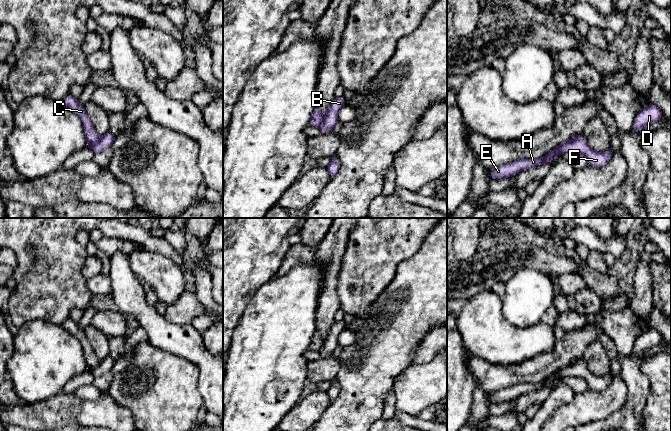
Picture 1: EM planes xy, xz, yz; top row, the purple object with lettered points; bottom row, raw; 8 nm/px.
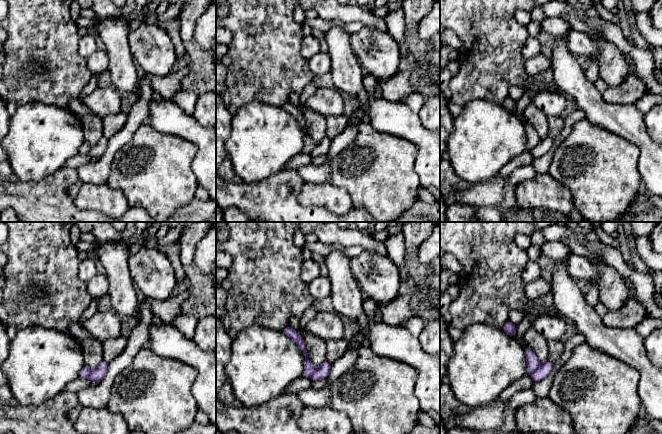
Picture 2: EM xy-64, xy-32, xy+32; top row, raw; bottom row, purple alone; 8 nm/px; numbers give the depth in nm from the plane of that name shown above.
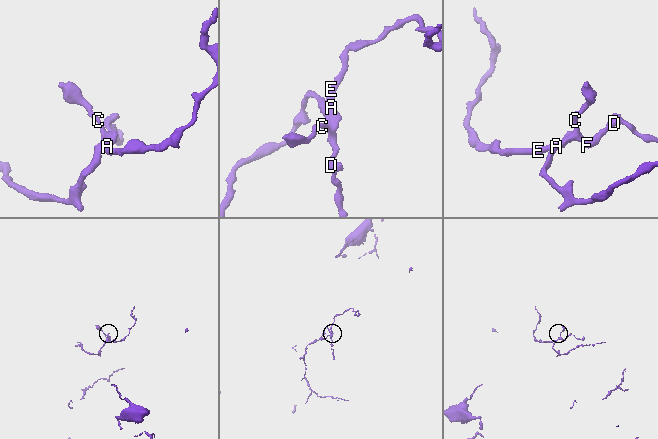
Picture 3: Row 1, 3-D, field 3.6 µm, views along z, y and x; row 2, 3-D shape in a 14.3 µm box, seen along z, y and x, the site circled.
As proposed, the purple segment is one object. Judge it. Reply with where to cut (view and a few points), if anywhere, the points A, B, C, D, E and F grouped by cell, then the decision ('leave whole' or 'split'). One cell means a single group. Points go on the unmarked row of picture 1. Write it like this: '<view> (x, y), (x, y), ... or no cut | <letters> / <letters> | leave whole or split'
xy (100, 361), (90, 371) | A B D E F / C | split

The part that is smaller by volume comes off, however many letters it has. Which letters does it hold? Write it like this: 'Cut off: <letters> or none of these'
Cut off: A, B, D, E, F

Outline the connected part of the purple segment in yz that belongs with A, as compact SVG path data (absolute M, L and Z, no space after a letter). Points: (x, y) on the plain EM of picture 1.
M582 358L565 365L539 383L521 383L511 387L497 390L491 394L493 404L508 402L517 399L520 395L552 386L556 380L565 377L581 377L587 382L589 390L602 391L607 388L613 379L612 371L604 377L594 375Z

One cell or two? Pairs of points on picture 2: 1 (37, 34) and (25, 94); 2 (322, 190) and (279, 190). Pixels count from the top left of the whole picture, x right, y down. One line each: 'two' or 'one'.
1: one
2: two

